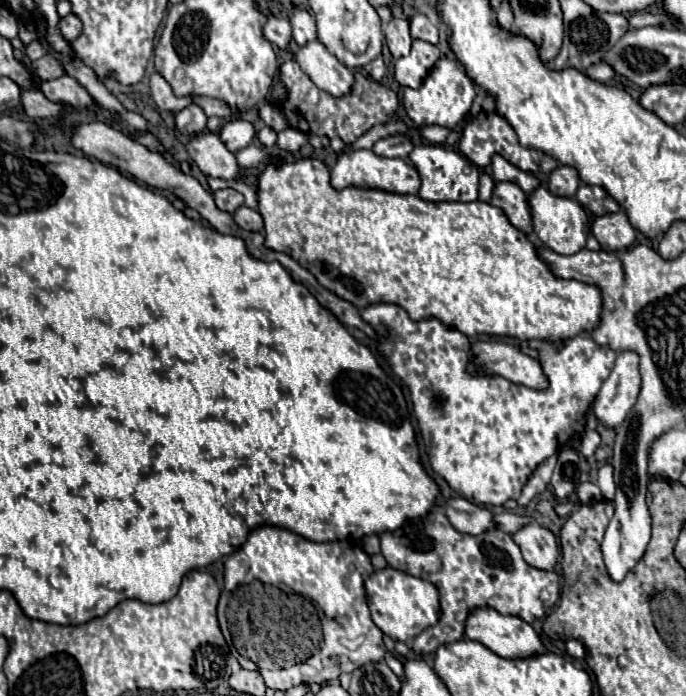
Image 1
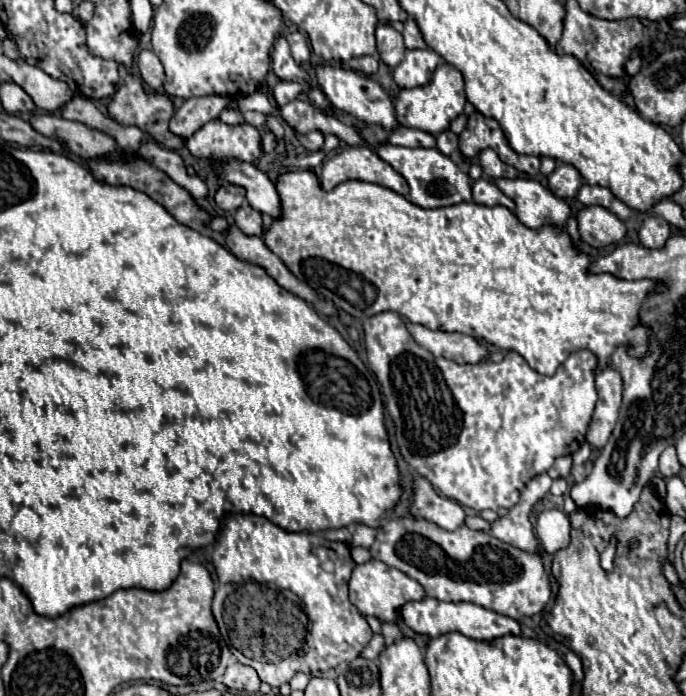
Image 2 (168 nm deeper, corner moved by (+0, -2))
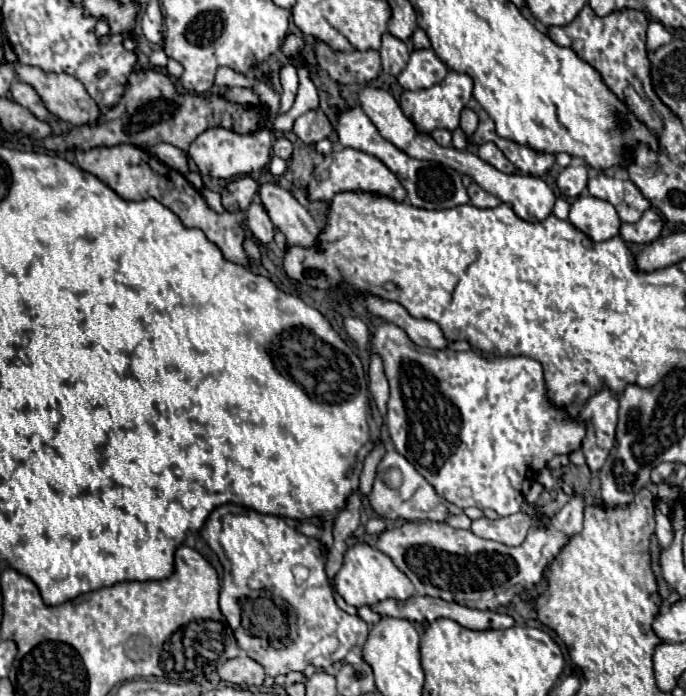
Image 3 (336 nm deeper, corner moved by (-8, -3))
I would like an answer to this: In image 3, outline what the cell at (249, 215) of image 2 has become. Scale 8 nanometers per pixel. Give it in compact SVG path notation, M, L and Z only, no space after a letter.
M253 202L247 210L247 226L253 232L253 236L261 242L261 244L269 244L273 240L273 224L265 212L265 208L259 202Z

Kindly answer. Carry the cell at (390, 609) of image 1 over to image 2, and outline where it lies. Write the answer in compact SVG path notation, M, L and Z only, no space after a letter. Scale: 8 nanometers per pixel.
M377 559L355 565L355 569L351 573L351 579L349 579L349 599L351 599L351 603L363 615L373 615L379 621L397 621L397 613L395 613L397 607L405 605L407 601L419 601L423 597L425 597L425 591L415 579L403 575L395 567L387 567L383 561L377 561Z

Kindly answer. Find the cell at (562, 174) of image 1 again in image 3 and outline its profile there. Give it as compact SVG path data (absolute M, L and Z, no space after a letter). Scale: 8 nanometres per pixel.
M571 164L571 166L563 168L561 174L557 176L557 188L559 188L559 192L563 196L577 198L577 196L581 196L585 192L587 180L589 180L587 166L583 166L583 164Z

